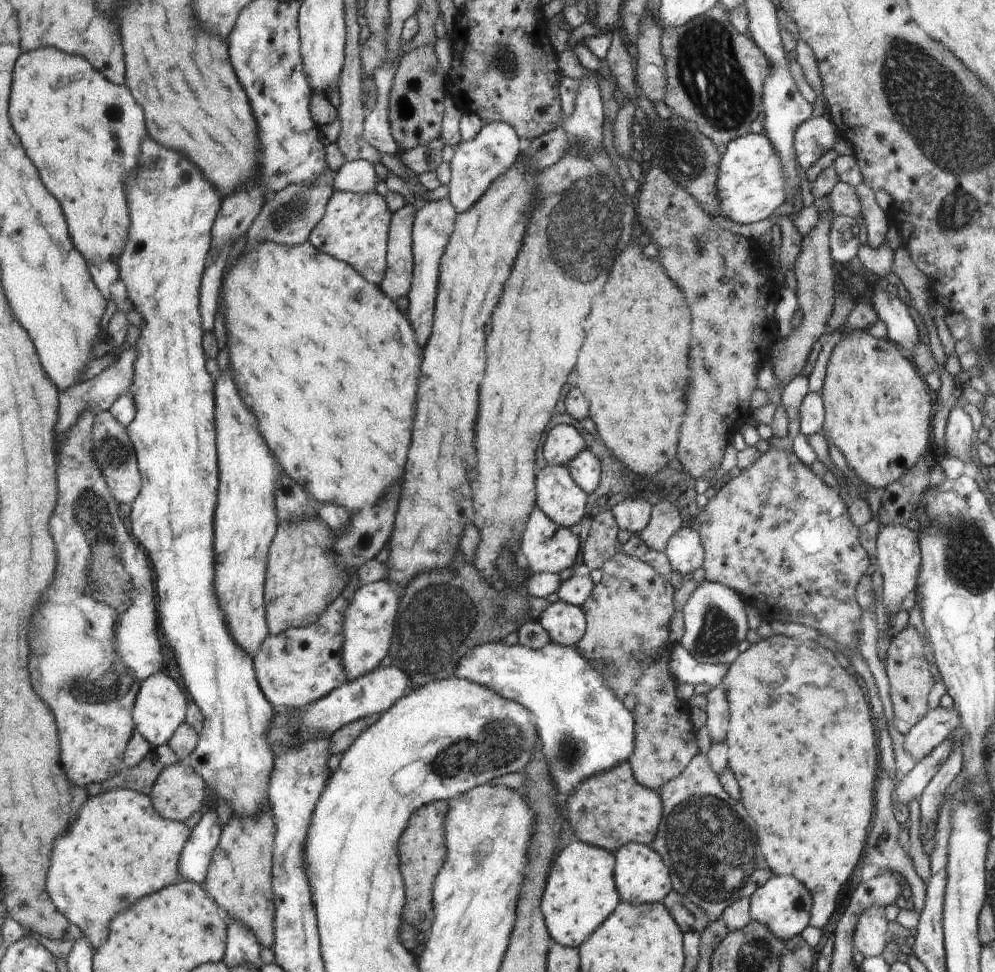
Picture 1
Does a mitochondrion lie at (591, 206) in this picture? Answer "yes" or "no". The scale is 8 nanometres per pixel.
yes

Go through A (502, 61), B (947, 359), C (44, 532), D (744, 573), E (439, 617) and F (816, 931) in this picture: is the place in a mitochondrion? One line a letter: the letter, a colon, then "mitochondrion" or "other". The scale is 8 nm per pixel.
A: mitochondrion
B: other
C: other
D: other
E: mitochondrion
F: other

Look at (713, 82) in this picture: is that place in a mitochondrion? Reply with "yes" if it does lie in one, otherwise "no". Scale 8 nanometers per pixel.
yes

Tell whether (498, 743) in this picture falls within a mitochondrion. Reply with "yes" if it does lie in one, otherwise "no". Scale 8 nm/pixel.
yes

